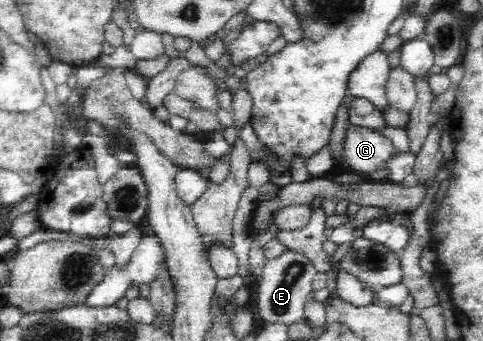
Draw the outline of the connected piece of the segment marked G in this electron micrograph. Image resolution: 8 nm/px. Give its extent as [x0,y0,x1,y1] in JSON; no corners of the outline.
[340,125,396,176]

